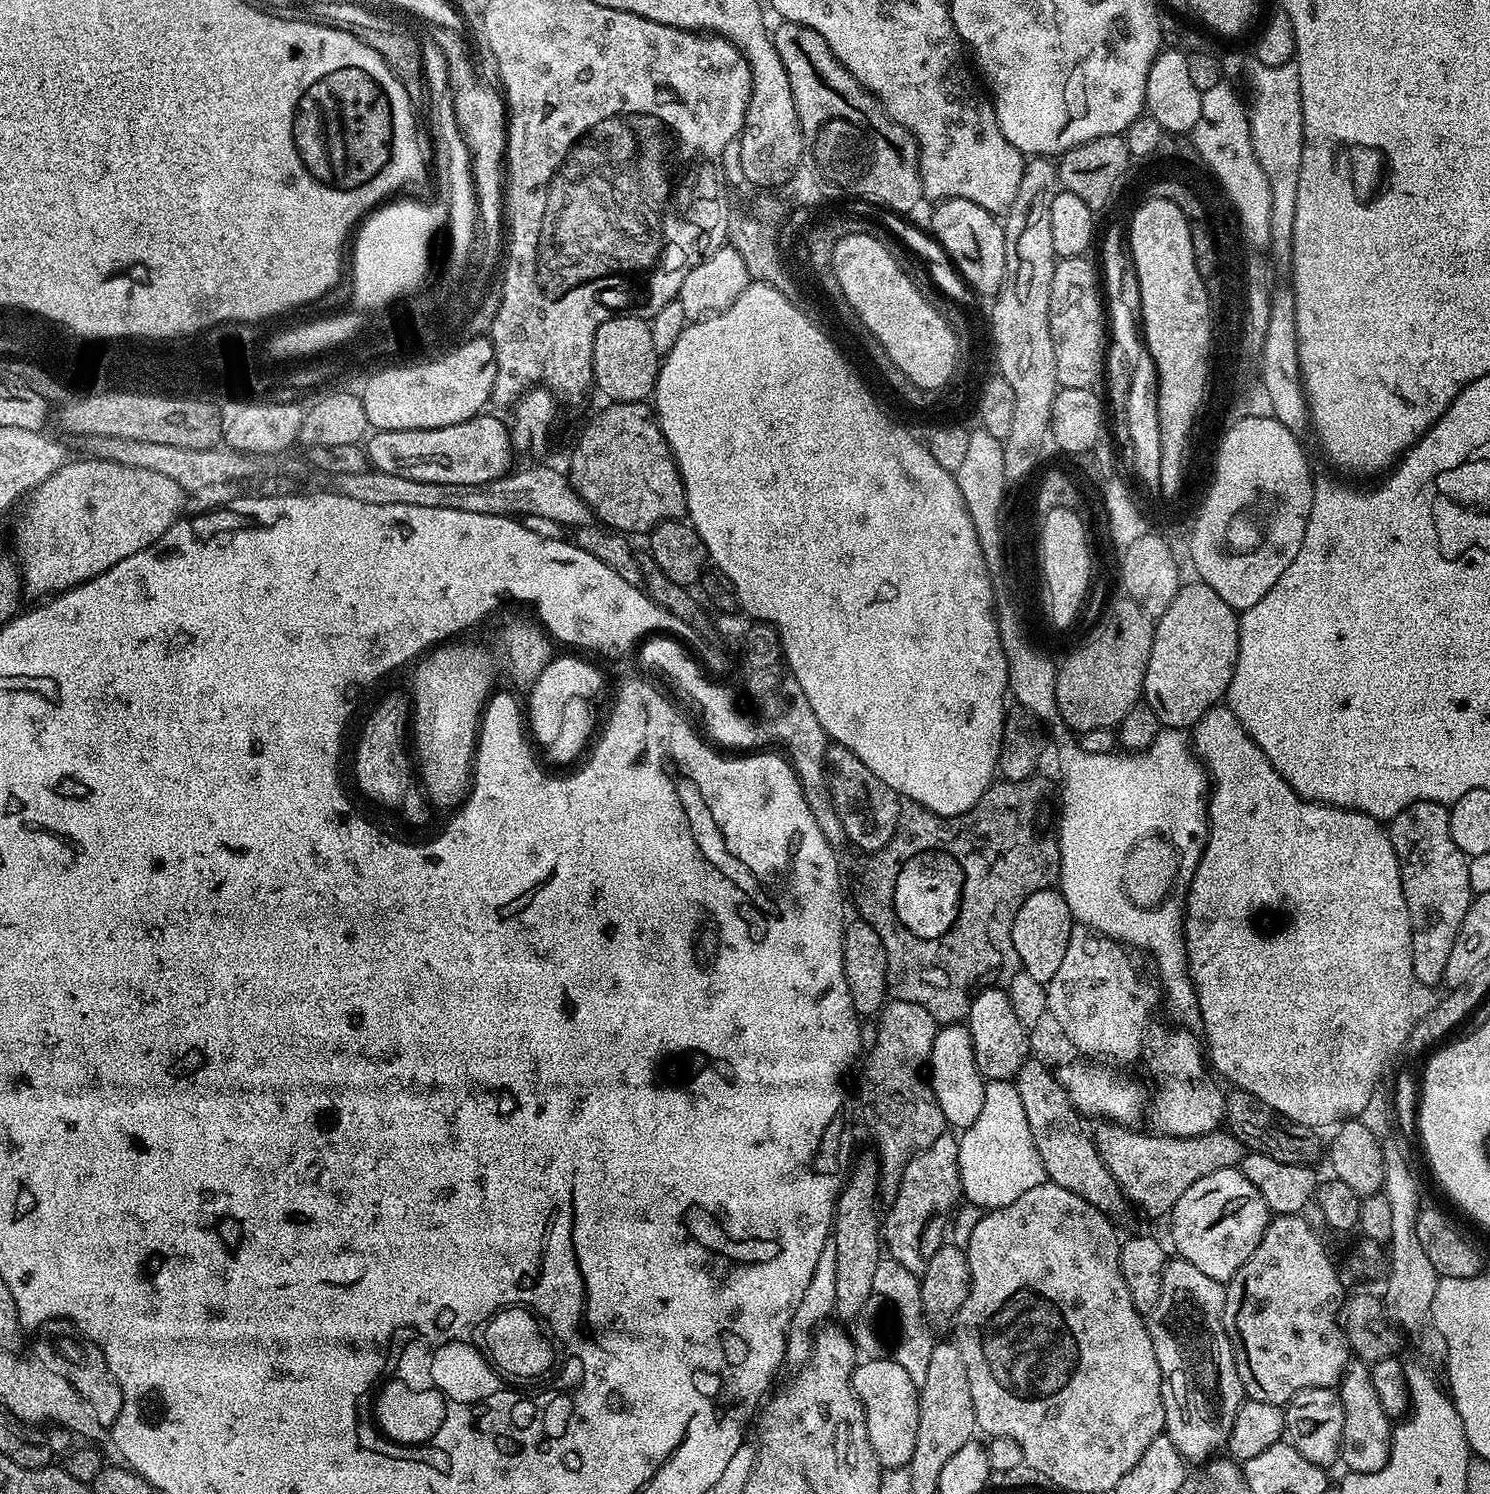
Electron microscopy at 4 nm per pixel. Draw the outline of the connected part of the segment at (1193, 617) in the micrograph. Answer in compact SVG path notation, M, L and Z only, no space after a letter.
M1188 582L1178 590L1174 602L1155 621L1153 648L1150 650L1149 664L1146 666L1143 699L1154 710L1164 728L1191 729L1210 711L1227 697L1228 687L1234 674L1240 622L1237 609L1230 607L1210 586L1203 582Z

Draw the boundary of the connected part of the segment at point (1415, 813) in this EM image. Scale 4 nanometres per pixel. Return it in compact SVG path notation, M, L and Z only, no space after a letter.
M1419 800L1406 810L1402 810L1387 829L1389 838L1396 851L1400 863L1402 890L1406 898L1406 906L1412 923L1412 974L1417 985L1437 984L1444 978L1446 958L1450 958L1450 950L1454 950L1454 938L1458 938L1458 930L1462 926L1462 918L1466 918L1466 910L1473 902L1470 890L1470 874L1468 873L1468 857L1454 842L1450 834L1449 809L1433 800Z

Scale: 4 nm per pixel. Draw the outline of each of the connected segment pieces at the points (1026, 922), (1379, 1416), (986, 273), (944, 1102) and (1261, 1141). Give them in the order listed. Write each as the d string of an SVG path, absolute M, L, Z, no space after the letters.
M1055 887L1043 888L1026 898L1022 906L1018 906L1018 914L1014 918L1014 950L1018 950L1018 958L1022 971L1030 974L1039 984L1047 986L1050 978L1058 970L1062 958L1066 954L1066 946L1070 942L1070 934L1074 921L1070 914L1070 906L1066 906L1066 898Z
M1356 1358L1344 1369L1338 1385L1344 1425L1340 1438L1339 1463L1350 1472L1373 1472L1386 1466L1392 1449L1393 1421L1382 1410L1378 1402L1378 1393L1374 1390L1374 1378L1371 1367L1365 1361Z
M966 198L941 200L932 212L930 232L937 243L967 280L969 287L980 296L995 297L1000 291L1006 270L1006 242L1003 223L993 213Z
M963 1023L945 1024L937 1031L930 1061L930 1083L938 1106L942 1106L945 1121L956 1130L970 1127L982 1110L982 1102L986 1098L986 1081L974 1058L970 1030Z
M1231 1089L1225 1095L1224 1114L1227 1129L1237 1139L1244 1141L1249 1149L1265 1153L1278 1162L1311 1165L1320 1152L1319 1135L1313 1129L1281 1118L1272 1107L1249 1092Z

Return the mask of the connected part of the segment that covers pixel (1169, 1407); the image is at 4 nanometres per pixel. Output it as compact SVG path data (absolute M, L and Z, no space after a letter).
M1172 1258L1164 1266L1158 1306L1154 1306L1154 1310L1146 1316L1162 1378L1164 1432L1188 1462L1207 1461L1219 1453L1216 1452L1219 1448L1223 1449L1227 1445L1234 1418L1246 1399L1232 1353L1232 1340L1228 1337L1228 1329L1224 1327L1224 1290L1225 1285L1221 1281L1202 1274L1198 1266L1190 1266L1190 1262Z

